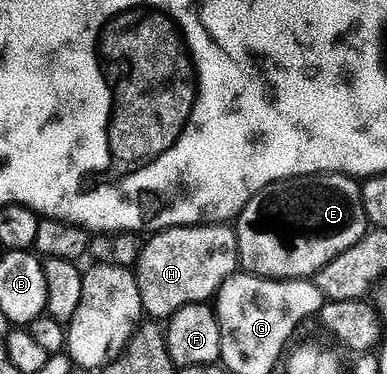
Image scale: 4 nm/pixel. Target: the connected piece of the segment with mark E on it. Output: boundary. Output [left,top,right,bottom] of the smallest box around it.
[236,173,367,281]

